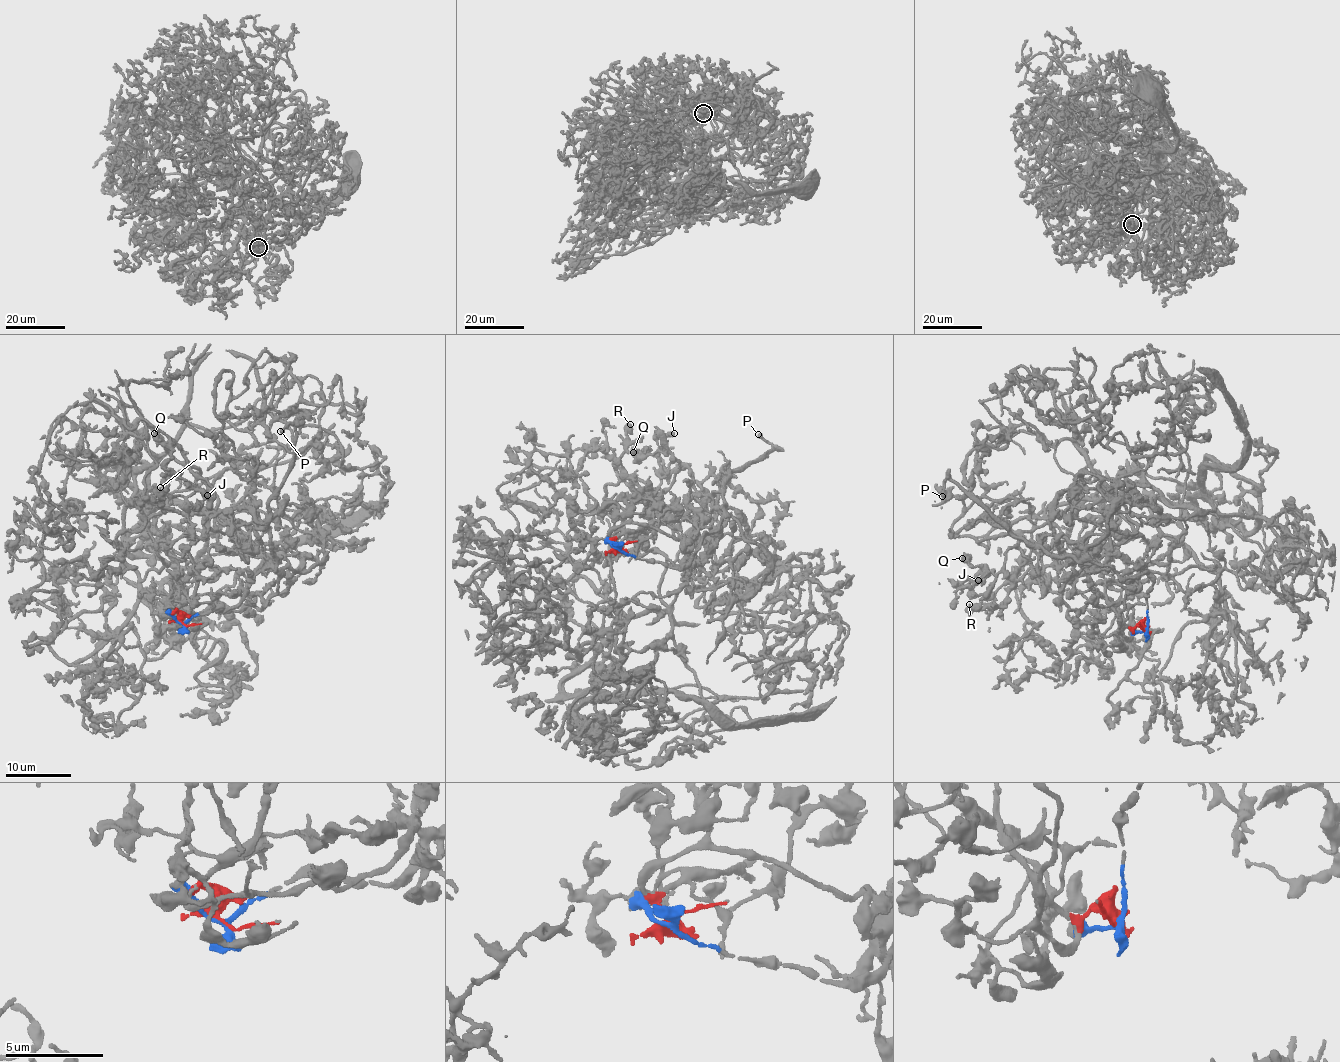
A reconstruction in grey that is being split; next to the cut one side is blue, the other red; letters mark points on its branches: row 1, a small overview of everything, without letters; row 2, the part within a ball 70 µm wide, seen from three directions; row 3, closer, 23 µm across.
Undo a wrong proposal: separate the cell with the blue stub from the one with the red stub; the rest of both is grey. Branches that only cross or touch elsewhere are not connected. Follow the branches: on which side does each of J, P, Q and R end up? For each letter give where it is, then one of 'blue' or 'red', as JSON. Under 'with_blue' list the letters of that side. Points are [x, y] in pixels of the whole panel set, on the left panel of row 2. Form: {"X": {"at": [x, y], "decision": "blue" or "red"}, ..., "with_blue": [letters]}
{"J": {"at": [207, 495], "decision": "red"}, "P": {"at": [280, 431], "decision": "blue"}, "Q": {"at": [154, 433], "decision": "red"}, "R": {"at": [160, 487], "decision": "red"}, "with_blue": ["P"]}

